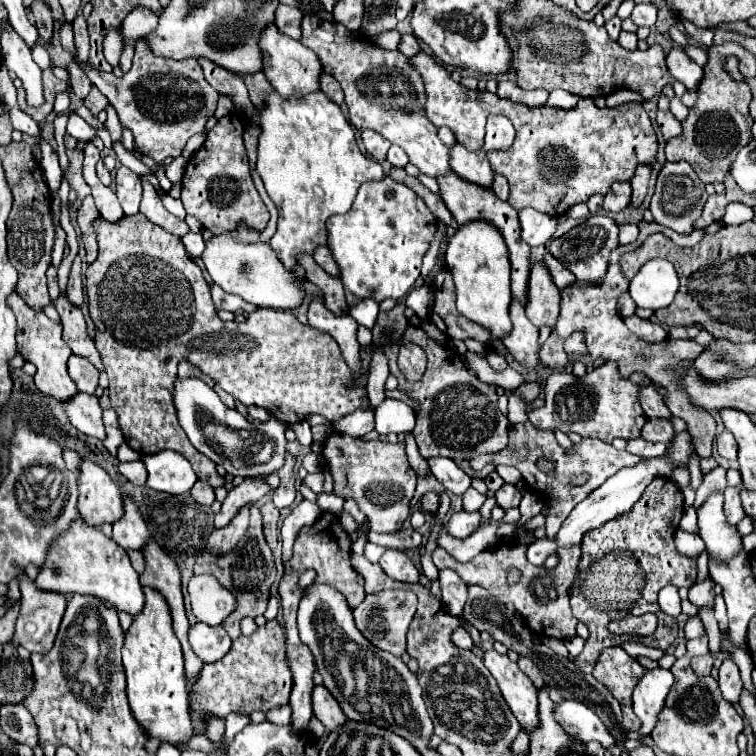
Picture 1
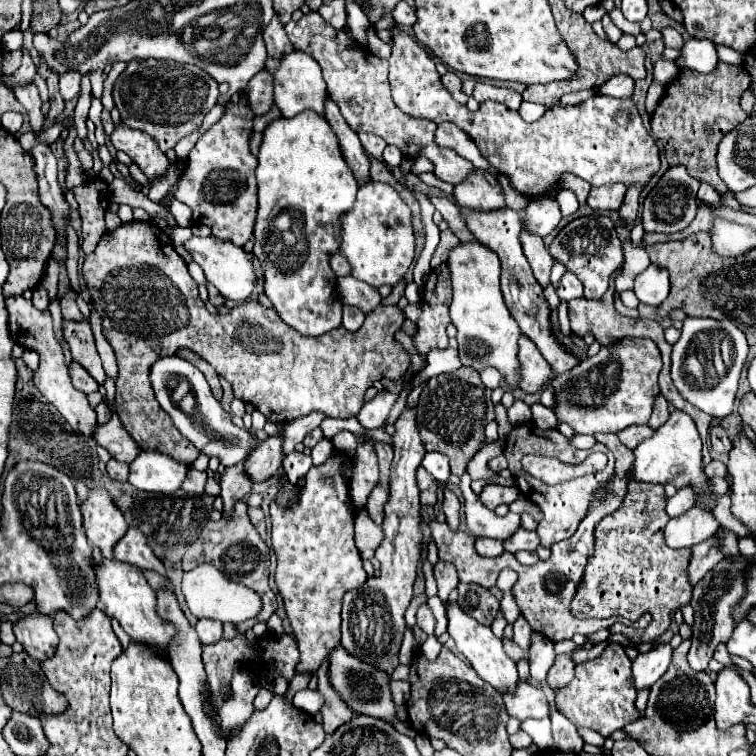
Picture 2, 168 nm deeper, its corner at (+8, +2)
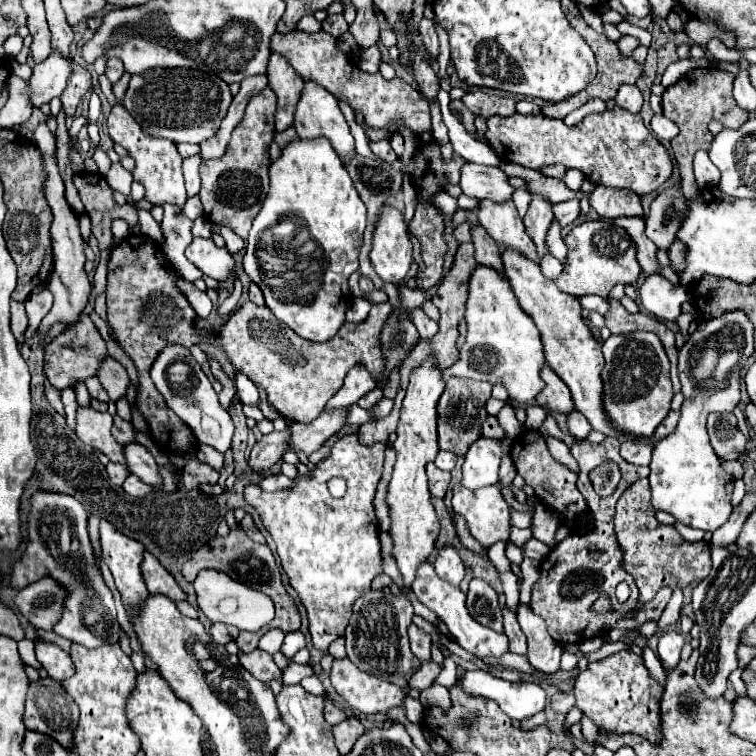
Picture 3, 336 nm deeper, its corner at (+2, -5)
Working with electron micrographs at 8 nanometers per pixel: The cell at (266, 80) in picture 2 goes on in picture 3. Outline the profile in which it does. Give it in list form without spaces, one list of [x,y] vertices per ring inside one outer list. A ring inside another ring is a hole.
[[[271,53],[269,57],[269,87],[277,93],[277,113],[275,113],[275,129],[277,133],[285,131],[293,125],[295,117],[295,105],[299,103],[299,93],[303,91],[303,79],[297,77],[295,71],[291,71],[291,65],[287,59],[283,59],[277,53]]]

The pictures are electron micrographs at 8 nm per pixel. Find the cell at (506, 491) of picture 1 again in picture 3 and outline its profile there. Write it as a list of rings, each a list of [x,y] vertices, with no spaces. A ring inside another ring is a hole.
[[[457,483],[453,487],[453,511],[457,515],[461,515],[467,521],[467,529],[469,533],[483,545],[483,547],[491,547],[497,541],[509,541],[509,531],[511,531],[511,509],[505,503],[501,491],[497,485],[491,487],[481,487],[481,489],[467,489],[461,483]]]

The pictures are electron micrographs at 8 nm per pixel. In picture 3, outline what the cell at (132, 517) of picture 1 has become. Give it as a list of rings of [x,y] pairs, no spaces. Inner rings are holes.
[[[145,551],[145,561],[143,561],[143,577],[145,577],[147,589],[151,595],[165,595],[171,601],[185,601],[187,599],[187,595],[177,585],[173,575],[147,551]]]

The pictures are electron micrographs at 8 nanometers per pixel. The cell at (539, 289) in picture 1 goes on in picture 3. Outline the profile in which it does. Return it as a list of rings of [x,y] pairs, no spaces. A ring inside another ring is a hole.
[[[533,195],[533,201],[529,205],[529,211],[527,215],[523,217],[523,223],[527,227],[527,235],[533,239],[533,243],[537,245],[537,253],[539,257],[543,257],[547,253],[547,247],[545,247],[545,235],[549,231],[549,225],[551,225],[551,219],[553,219],[553,203],[547,199],[547,197],[541,197],[541,195]]]

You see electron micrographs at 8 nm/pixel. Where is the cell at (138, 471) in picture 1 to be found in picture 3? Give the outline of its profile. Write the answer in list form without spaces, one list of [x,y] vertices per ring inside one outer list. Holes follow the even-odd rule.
[[[109,463],[107,465],[107,473],[109,473],[109,479],[115,485],[121,485],[127,479],[127,475],[129,475],[129,471],[125,469],[125,465],[119,465],[119,463]]]

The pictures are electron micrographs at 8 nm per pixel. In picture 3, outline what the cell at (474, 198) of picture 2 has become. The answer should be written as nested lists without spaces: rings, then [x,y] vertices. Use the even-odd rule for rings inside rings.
[[[481,201],[479,221],[503,249],[517,251],[523,257],[529,257],[531,261],[539,263],[535,245],[531,245],[531,237],[527,237],[525,225],[517,215],[513,201],[507,201],[507,203]]]

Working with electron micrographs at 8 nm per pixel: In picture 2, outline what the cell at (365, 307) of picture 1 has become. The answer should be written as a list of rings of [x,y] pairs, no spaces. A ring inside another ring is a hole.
[[[353,276],[337,278],[337,294],[345,306],[359,308],[363,314],[369,314],[381,302],[377,288],[371,288],[365,282],[355,280]]]

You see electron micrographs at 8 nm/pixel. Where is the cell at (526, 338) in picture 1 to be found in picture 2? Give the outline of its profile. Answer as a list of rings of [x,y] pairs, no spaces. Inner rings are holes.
[[[523,334],[519,336],[519,366],[521,366],[521,382],[519,388],[523,392],[537,392],[545,382],[553,378],[551,366],[545,362],[537,346],[533,346],[531,338],[525,338]]]

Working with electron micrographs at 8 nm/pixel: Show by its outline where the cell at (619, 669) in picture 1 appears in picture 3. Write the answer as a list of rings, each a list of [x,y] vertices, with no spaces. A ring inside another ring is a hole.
[[[619,651],[615,655],[609,655],[607,659],[589,663],[589,667],[577,677],[575,683],[575,705],[595,721],[599,729],[607,729],[609,733],[637,733],[641,737],[647,737],[649,741],[659,741],[663,737],[659,729],[659,701],[663,697],[665,685],[657,683],[649,669],[643,663],[643,657],[635,655],[633,651]]]

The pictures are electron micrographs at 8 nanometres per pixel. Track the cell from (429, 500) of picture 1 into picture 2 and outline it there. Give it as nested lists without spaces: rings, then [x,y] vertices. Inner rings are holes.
[[[423,466],[417,470],[417,484],[421,490],[421,504],[435,506],[437,504],[437,480],[431,478]]]

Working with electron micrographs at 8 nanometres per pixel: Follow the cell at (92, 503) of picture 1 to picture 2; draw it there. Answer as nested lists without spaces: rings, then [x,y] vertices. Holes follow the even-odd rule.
[[[93,488],[79,506],[87,540],[97,546],[105,558],[113,558],[113,546],[127,532],[127,522],[117,506],[113,506],[111,494],[107,490]]]

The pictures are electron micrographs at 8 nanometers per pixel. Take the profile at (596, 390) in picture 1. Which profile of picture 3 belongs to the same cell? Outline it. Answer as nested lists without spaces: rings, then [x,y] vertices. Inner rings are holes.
[[[629,333],[611,335],[603,341],[603,383],[605,383],[605,409],[613,425],[625,433],[651,437],[655,427],[671,411],[673,387],[669,379],[669,359],[661,339],[655,333]]]

